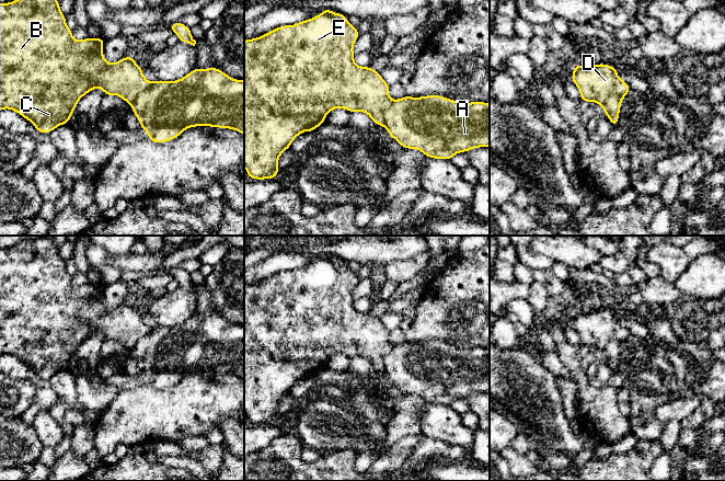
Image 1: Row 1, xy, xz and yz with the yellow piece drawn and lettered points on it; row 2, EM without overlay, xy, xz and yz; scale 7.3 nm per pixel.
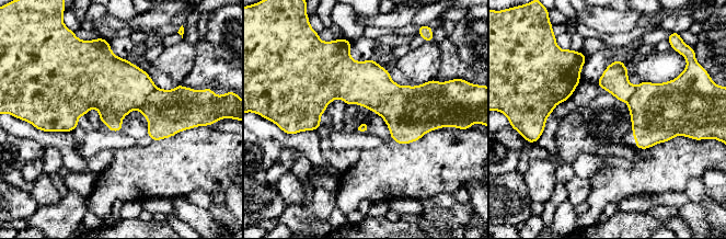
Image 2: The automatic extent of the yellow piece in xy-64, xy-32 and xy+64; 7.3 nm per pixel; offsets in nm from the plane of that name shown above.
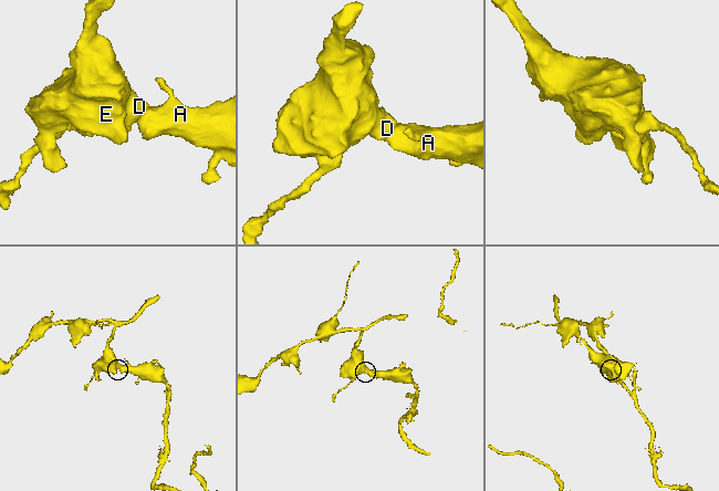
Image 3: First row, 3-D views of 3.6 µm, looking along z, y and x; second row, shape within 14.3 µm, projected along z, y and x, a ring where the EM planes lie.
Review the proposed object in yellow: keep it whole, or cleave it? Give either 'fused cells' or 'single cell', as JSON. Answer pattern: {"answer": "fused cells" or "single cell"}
{"answer": "fused cells"}

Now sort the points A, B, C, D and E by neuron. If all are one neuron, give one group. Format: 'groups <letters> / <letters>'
groups A / B C D E

